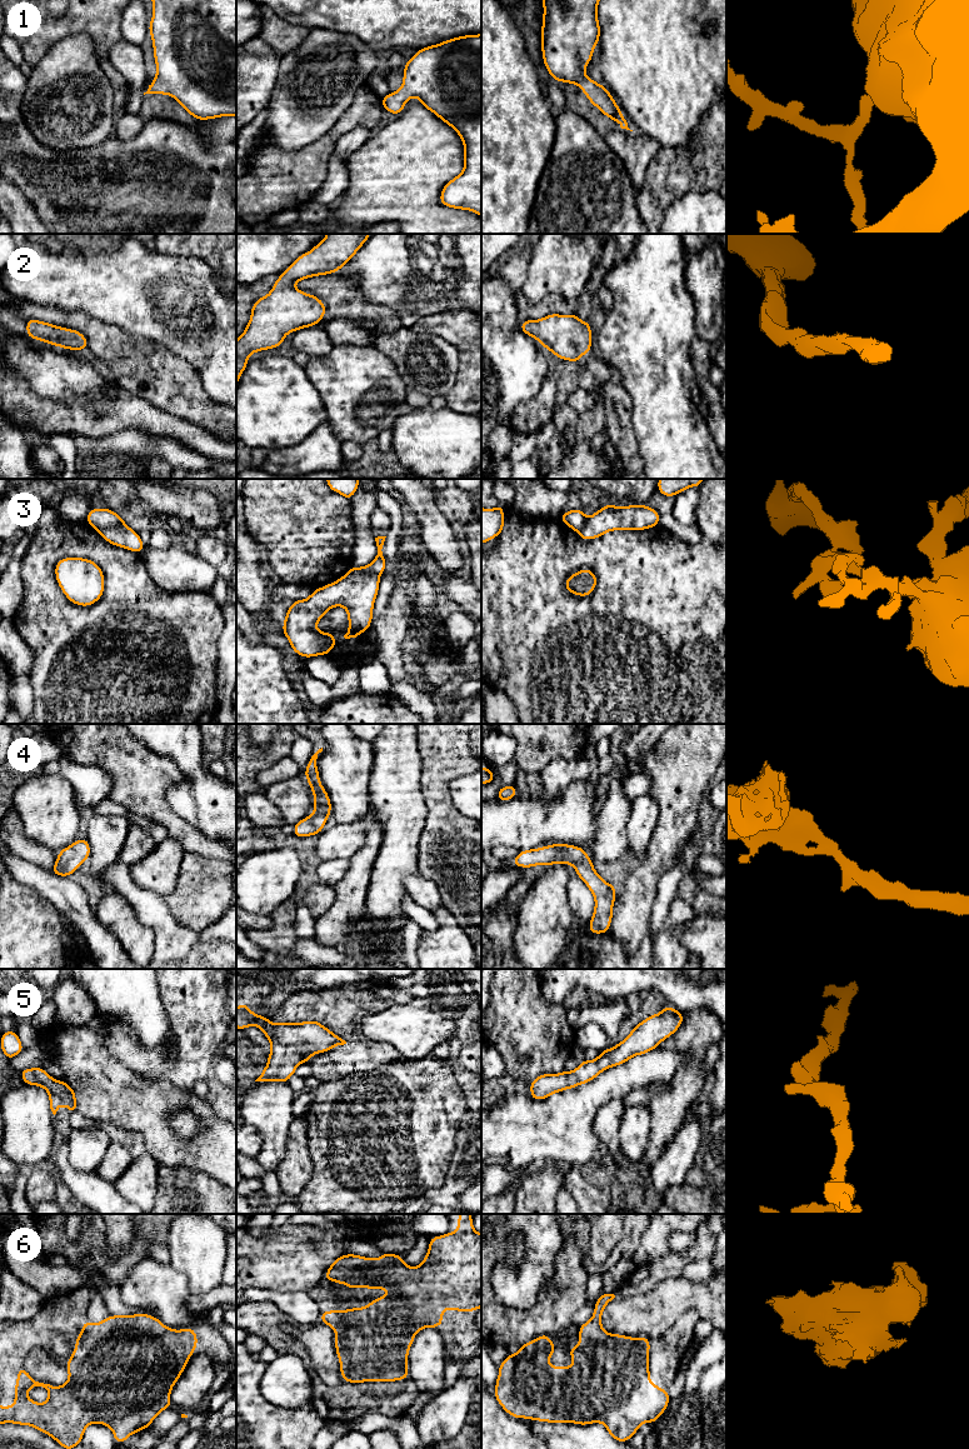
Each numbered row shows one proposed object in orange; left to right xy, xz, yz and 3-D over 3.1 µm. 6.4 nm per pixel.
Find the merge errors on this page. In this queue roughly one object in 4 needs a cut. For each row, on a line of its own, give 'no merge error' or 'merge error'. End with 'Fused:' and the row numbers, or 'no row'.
1: no merge error
2: no merge error
3: merge error
4: no merge error
5: no merge error
6: no merge error
Fused: 3

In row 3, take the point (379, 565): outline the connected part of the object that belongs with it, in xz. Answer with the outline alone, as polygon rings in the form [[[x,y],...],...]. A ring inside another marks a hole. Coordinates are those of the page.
[[[378,536],[375,538],[376,541],[376,546],[378,546],[378,554],[375,556],[375,559],[373,560],[371,564],[366,565],[366,566],[361,566],[361,568],[355,568],[351,566],[345,575],[350,575],[353,571],[355,571],[356,569],[360,569],[361,571],[376,571],[379,574],[381,574],[383,571],[386,570],[386,563],[385,563],[385,558],[384,554],[381,551],[384,541],[385,541],[386,536]]]

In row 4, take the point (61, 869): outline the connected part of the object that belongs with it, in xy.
[[[86,838],[75,840],[70,846],[59,851],[51,870],[58,876],[70,876],[90,858],[90,845]]]

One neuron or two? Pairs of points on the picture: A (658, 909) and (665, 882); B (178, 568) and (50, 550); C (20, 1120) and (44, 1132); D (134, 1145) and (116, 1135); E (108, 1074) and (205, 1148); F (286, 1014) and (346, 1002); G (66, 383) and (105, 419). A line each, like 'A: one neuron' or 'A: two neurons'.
A: one neuron
B: two neurons
C: one neuron
D: one neuron
E: one neuron
F: one neuron
G: two neurons

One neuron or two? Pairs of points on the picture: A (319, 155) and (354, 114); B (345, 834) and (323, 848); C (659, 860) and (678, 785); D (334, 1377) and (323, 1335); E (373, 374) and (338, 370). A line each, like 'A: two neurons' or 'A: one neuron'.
A: one neuron
B: one neuron
C: one neuron
D: one neuron
E: one neuron

